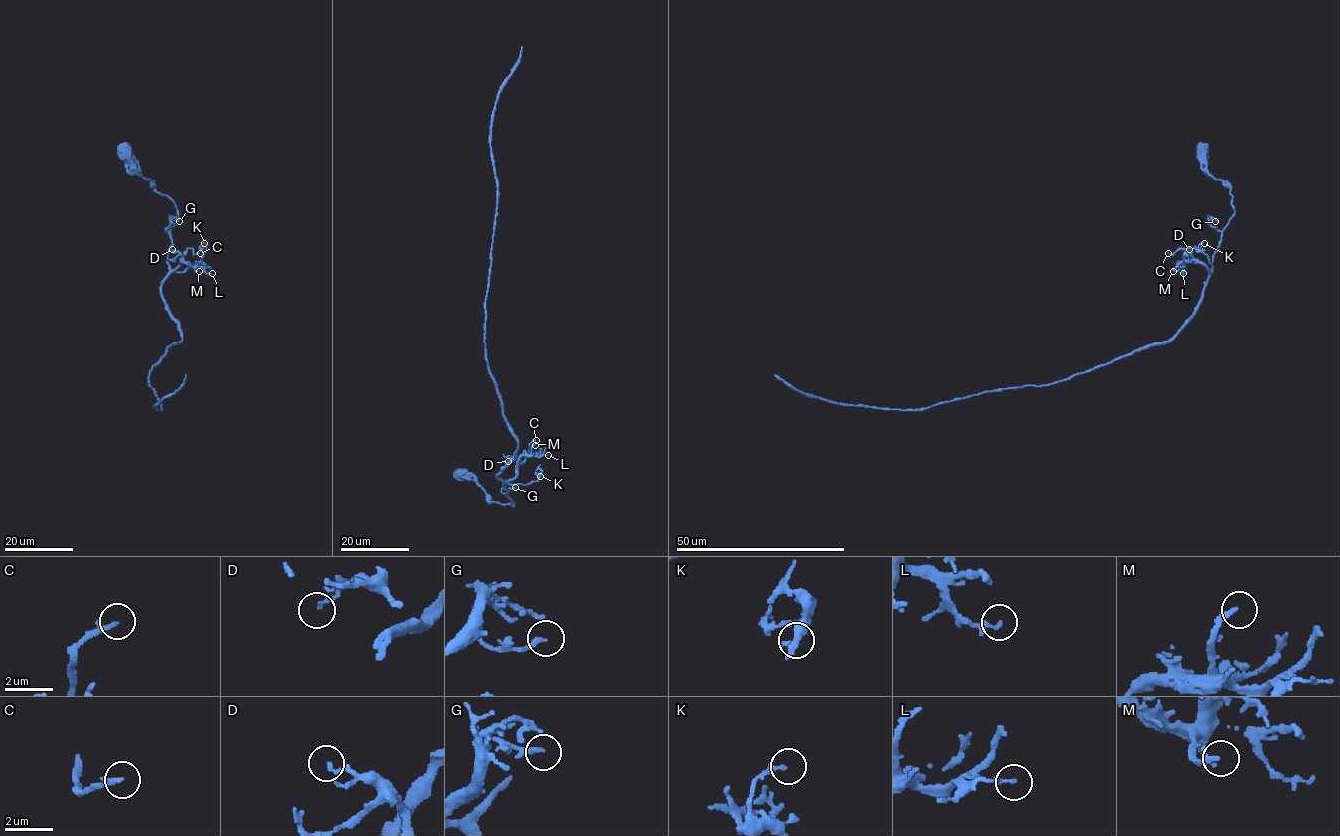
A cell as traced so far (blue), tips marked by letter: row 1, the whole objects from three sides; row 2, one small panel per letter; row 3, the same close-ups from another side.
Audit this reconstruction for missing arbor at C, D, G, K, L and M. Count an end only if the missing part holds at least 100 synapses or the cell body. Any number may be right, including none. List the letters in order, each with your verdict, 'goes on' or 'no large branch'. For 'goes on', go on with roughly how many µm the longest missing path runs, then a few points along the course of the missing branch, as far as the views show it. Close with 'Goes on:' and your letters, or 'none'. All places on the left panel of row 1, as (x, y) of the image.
C: no large branch
D: no large branch
G: no large branch
K: no large branch
L: no large branch
M: no large branch
Goes on: none

